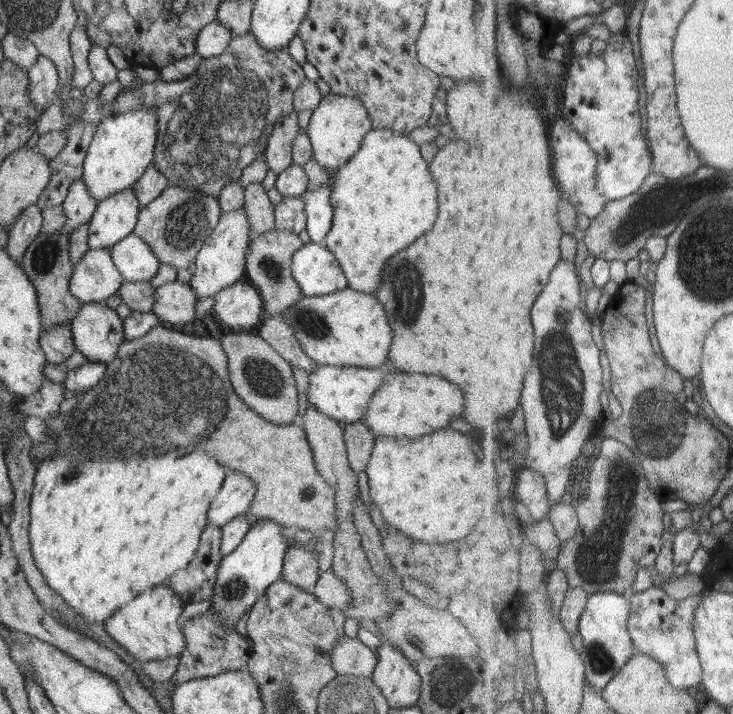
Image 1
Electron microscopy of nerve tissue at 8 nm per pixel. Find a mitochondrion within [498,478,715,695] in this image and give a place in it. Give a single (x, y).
(601, 661)

